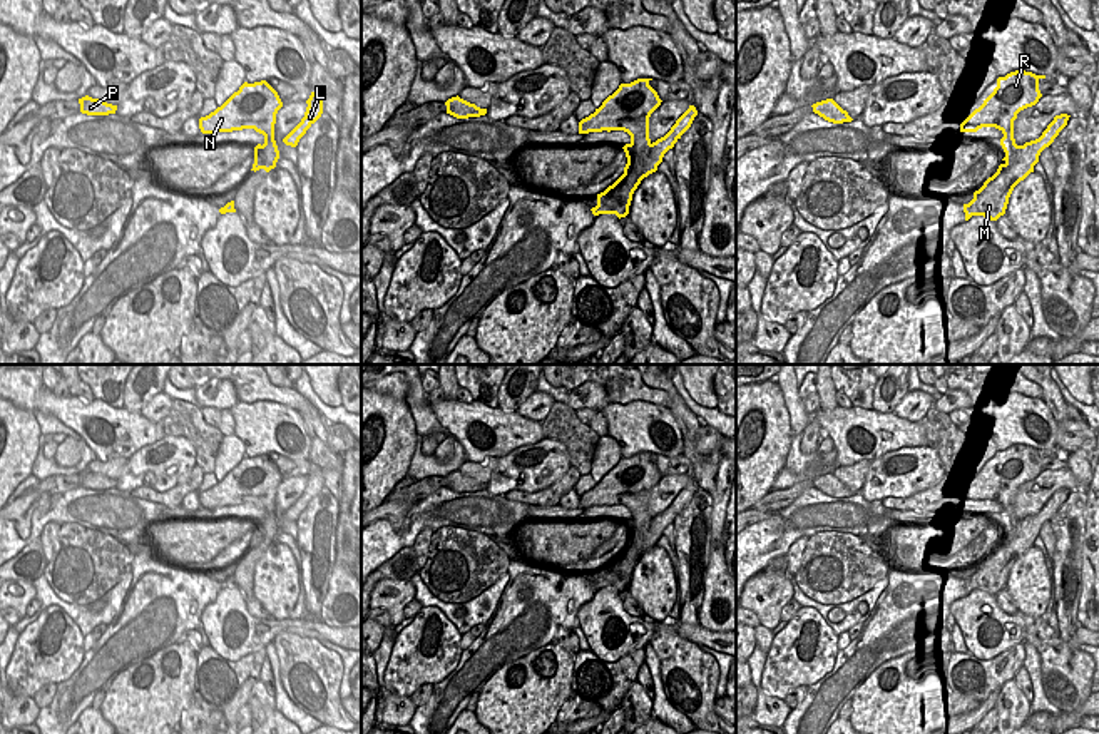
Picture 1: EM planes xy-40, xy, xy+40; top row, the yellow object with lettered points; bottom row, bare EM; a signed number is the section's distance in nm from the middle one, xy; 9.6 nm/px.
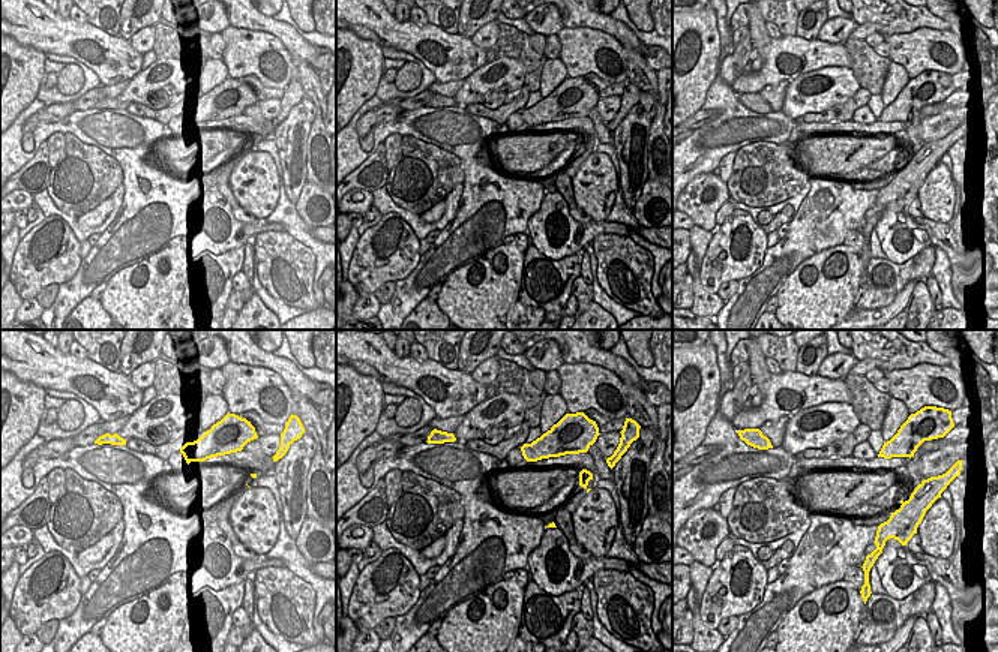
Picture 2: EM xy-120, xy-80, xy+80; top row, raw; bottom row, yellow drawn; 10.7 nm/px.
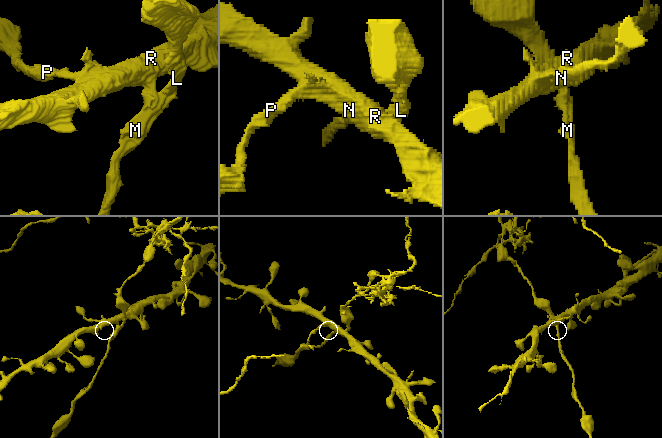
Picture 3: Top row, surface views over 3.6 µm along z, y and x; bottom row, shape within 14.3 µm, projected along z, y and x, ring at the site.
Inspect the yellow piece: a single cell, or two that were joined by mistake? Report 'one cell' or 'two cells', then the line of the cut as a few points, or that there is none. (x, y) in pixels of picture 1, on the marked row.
two cells | xy (631, 142), (641, 147), (653, 144)

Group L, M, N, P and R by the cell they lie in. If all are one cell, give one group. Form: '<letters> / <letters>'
L M / N P R

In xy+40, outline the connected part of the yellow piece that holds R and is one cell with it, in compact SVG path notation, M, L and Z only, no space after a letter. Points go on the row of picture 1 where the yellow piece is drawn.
M1015 70L997 79L997 87L962 124L960 132L977 132L982 127L995 127L1004 137L1000 142L1015 145L1014 120L1017 114L1032 107L1042 97L1039 80L1045 75L1035 75L1025 70Z

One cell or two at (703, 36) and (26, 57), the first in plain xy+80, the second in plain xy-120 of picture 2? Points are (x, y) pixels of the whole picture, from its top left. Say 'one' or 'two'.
one

